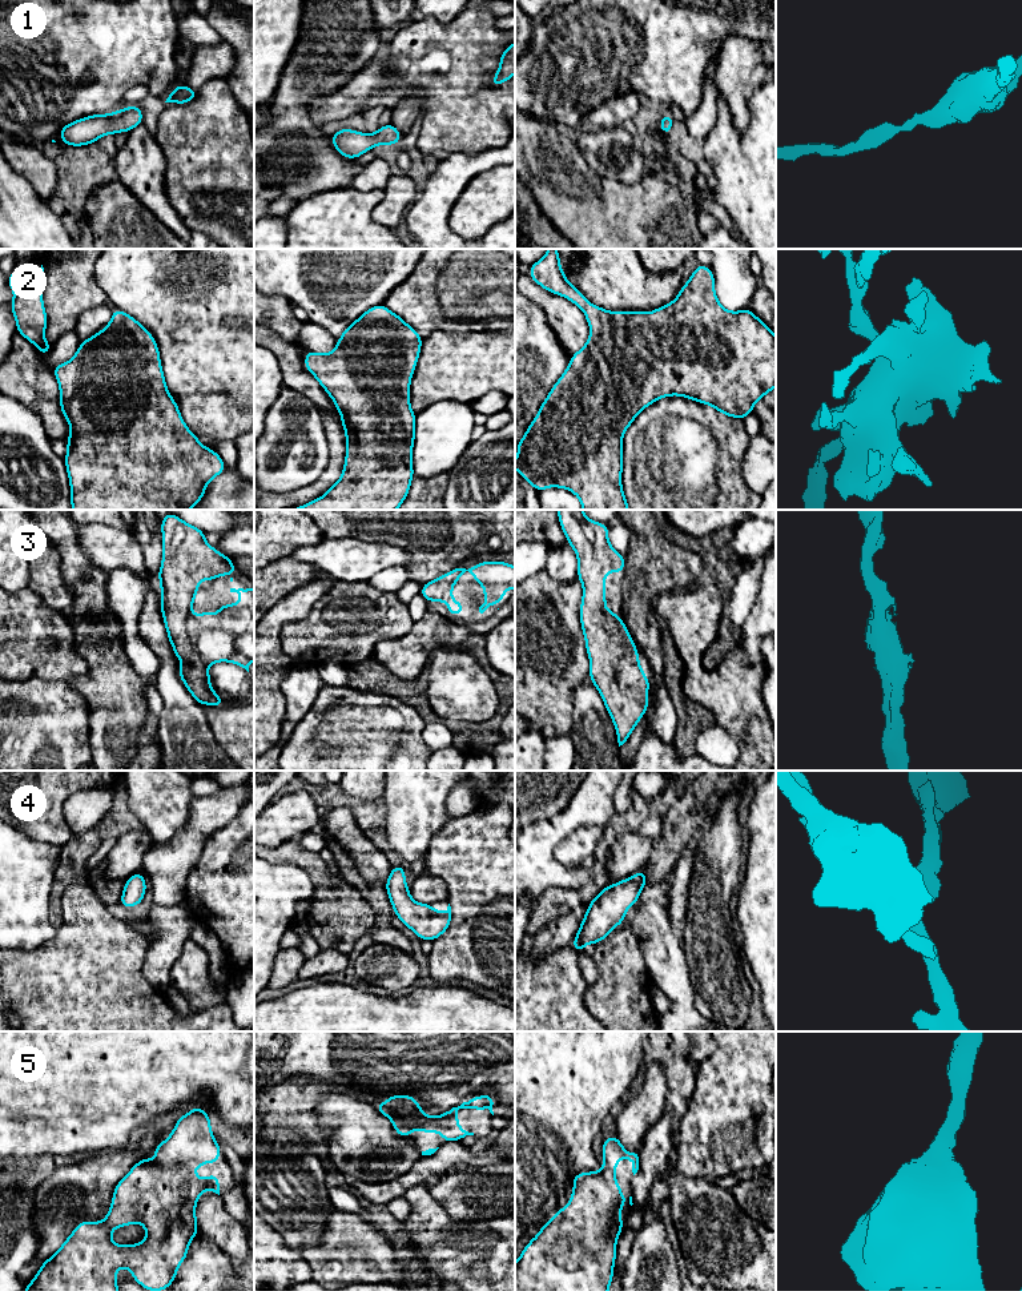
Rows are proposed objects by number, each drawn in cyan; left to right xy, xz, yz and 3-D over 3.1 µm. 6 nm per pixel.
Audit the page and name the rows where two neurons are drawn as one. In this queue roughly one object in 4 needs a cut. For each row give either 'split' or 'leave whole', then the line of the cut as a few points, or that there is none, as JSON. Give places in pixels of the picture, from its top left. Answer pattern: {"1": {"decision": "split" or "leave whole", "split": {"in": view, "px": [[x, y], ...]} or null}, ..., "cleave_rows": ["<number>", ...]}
{"1": {"decision": "leave whole", "split": null}, "2": {"decision": "leave whole", "split": null}, "3": {"decision": "leave whole", "split": null}, "4": {"decision": "leave whole", "split": null}, "5": {"decision": "leave whole", "split": null}, "cleave_rows": []}

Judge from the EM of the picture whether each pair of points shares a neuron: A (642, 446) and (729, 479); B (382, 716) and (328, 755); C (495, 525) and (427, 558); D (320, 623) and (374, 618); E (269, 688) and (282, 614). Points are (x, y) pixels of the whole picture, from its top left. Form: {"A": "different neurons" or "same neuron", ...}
{"A": "same neuron", "B": "same neuron", "C": "same neuron", "D": "same neuron", "E": "same neuron"}

